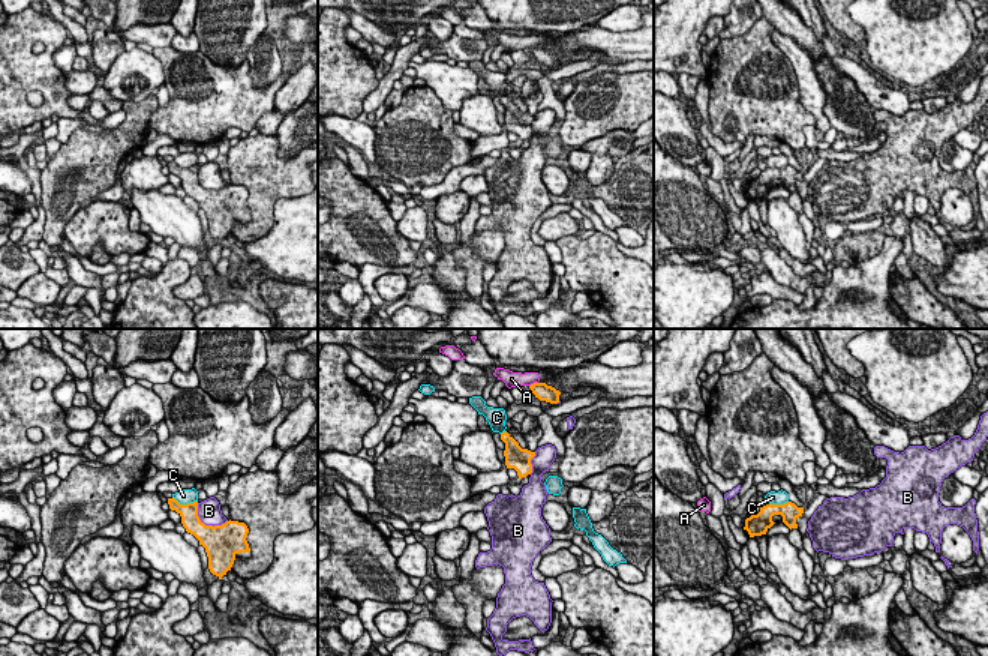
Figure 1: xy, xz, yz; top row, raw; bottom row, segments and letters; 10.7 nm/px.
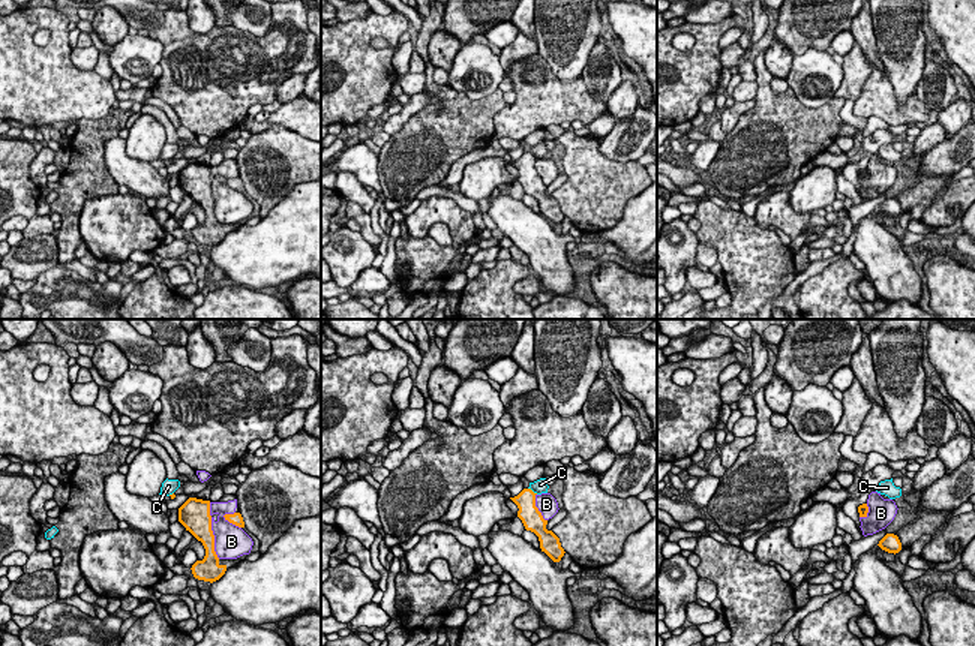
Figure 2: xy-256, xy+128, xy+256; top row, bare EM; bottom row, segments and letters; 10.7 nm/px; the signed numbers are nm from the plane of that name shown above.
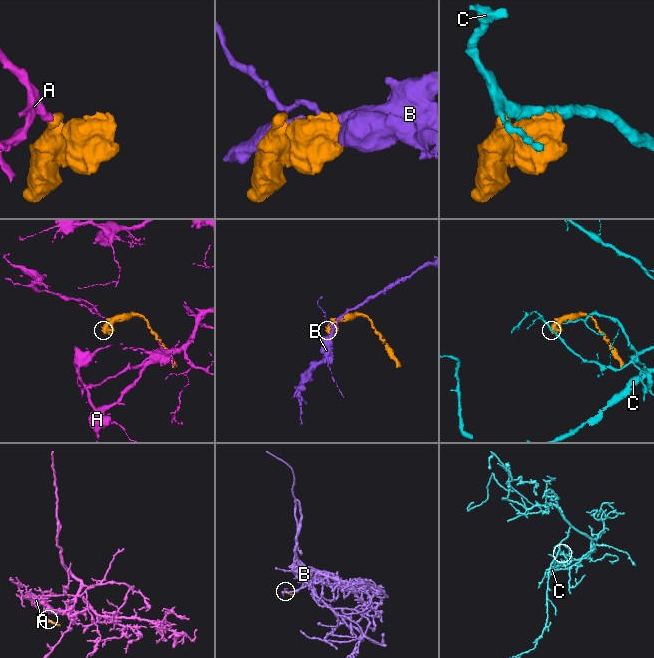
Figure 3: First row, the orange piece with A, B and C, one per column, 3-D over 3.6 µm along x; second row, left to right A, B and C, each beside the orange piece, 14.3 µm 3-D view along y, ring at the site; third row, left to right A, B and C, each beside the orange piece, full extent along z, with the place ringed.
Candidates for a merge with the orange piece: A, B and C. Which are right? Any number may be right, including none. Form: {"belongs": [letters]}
{"belongs": []}

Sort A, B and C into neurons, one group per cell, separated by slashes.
A / B / C

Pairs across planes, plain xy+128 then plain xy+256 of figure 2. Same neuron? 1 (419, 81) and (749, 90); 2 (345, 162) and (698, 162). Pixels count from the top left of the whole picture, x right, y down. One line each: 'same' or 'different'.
1: same
2: same

